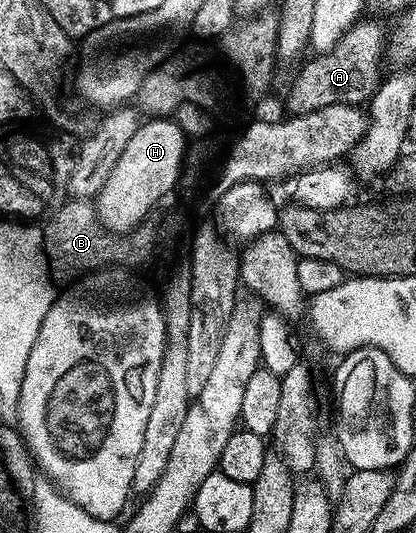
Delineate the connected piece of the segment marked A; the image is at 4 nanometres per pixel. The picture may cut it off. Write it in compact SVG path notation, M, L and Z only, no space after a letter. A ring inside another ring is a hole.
M361 18L340 41L338 41L329 52L315 55L313 58L305 59L300 66L300 73L296 76L290 91L287 93L288 104L293 113L313 112L326 106L335 104L355 104L364 106L371 101L372 96L380 88L380 81L384 68L384 28L376 20Z

